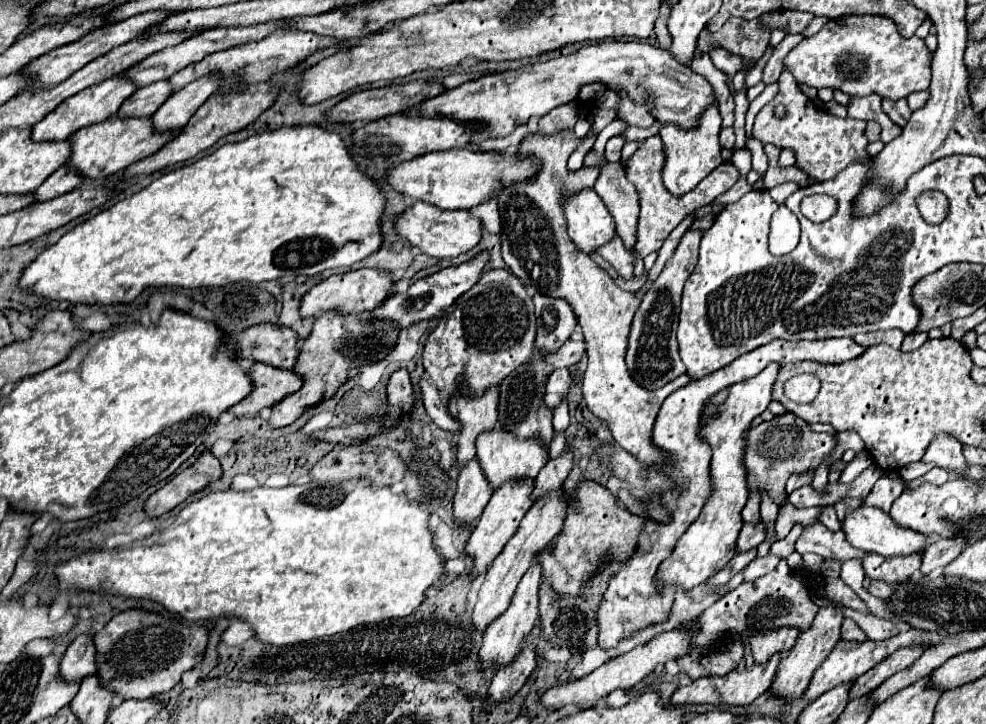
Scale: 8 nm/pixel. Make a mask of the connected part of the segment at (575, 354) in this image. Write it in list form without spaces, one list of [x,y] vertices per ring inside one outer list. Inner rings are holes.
[[[569,338],[559,352],[555,352],[555,356],[547,354],[547,362],[553,364],[555,368],[569,368],[573,364],[577,364],[581,358],[585,356],[585,344],[583,340],[575,340]]]

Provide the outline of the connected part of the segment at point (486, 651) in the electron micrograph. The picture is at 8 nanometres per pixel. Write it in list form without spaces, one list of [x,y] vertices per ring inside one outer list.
[[[535,560],[529,570],[523,574],[523,578],[517,584],[517,590],[511,598],[509,608],[503,612],[503,616],[497,616],[483,634],[483,648],[481,648],[481,660],[485,668],[499,668],[499,664],[509,664],[519,650],[519,644],[523,642],[523,636],[531,632],[535,626],[535,620],[539,618],[537,610],[537,592],[539,592],[539,580],[541,580],[541,564]]]

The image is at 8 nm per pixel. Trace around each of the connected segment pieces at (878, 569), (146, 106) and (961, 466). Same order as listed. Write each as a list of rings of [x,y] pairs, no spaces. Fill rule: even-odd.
[[[921,552],[909,556],[883,558],[879,554],[867,554],[863,558],[863,570],[871,580],[883,580],[889,584],[907,580],[921,566]]]
[[[159,80],[149,86],[139,88],[133,96],[129,96],[123,106],[119,108],[117,116],[125,118],[143,118],[143,116],[153,116],[153,112],[159,110],[159,106],[173,94],[173,86],[169,80]]]
[[[951,434],[935,436],[925,450],[923,462],[935,462],[937,466],[945,468],[951,476],[965,476],[963,470],[967,468],[967,462],[961,452],[961,442]]]

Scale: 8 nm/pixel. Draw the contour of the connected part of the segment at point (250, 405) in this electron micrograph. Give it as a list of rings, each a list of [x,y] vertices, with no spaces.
[[[257,362],[249,370],[255,390],[251,396],[235,404],[229,412],[235,416],[255,416],[259,414],[261,408],[271,408],[277,402],[281,402],[285,396],[297,392],[303,386],[303,378],[293,372],[293,370],[283,370],[283,368],[273,368],[267,364]]]

